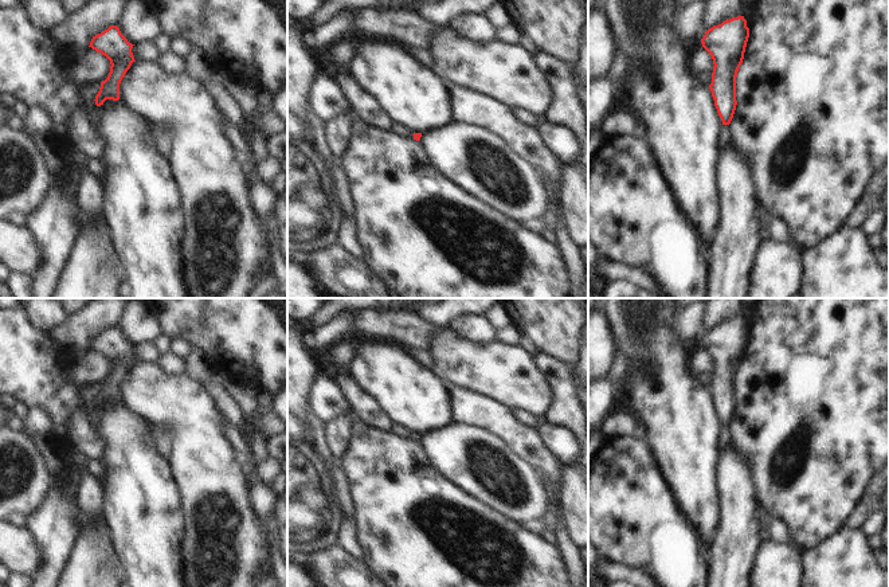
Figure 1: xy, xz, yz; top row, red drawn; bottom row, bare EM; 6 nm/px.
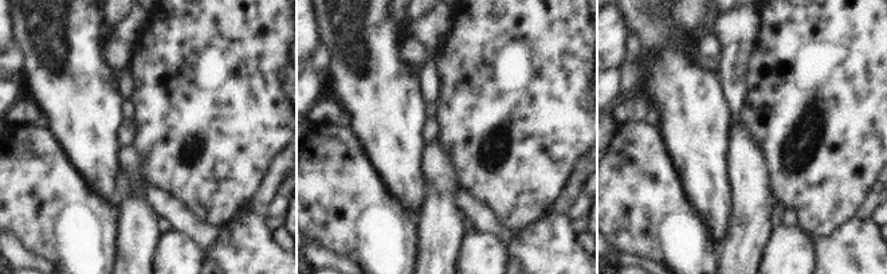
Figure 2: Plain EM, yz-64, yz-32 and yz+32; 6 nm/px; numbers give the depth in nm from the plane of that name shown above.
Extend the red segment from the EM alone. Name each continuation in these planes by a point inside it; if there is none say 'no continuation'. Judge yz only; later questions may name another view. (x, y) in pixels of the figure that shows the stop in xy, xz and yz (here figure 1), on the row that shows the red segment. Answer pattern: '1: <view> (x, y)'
1: yz (725, 136)

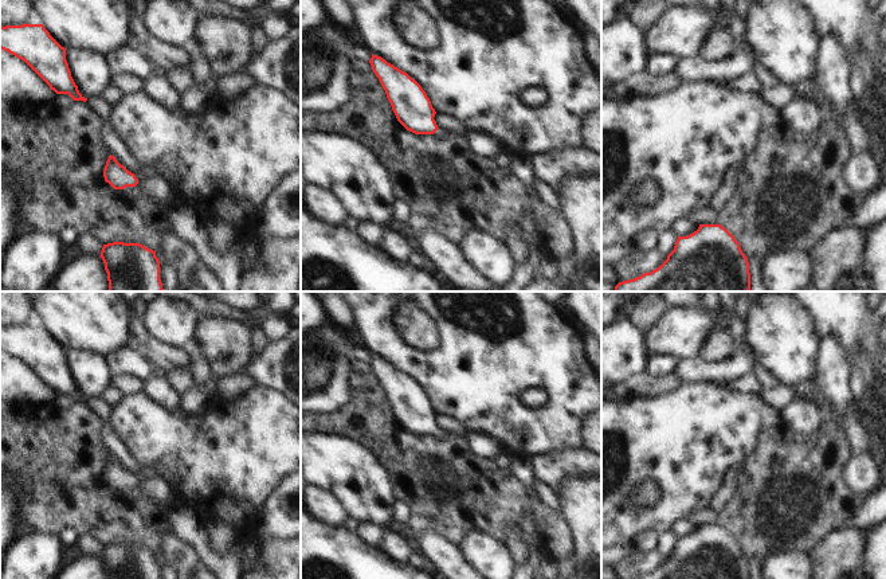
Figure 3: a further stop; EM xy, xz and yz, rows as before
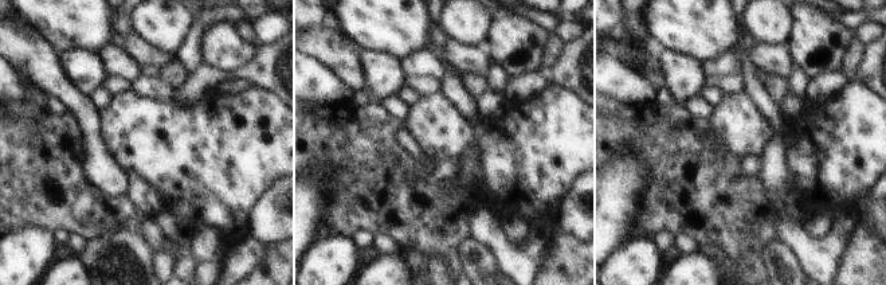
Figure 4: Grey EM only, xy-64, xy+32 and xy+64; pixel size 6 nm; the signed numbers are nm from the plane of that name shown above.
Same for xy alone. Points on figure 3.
1: xy (144, 172)

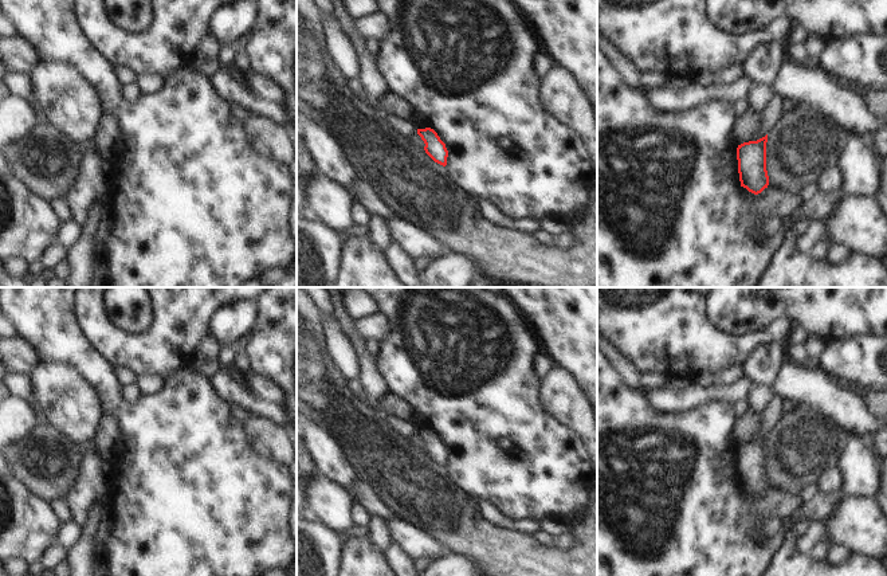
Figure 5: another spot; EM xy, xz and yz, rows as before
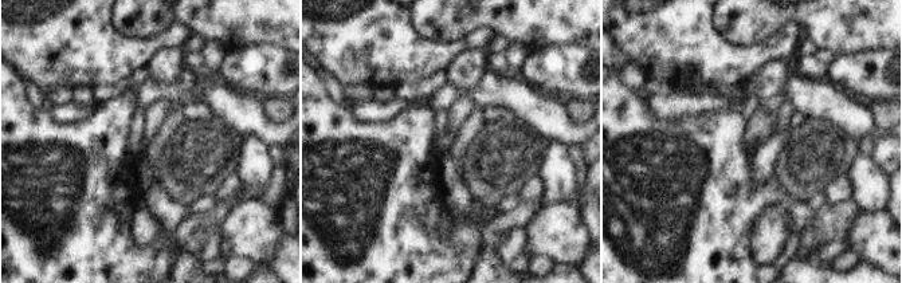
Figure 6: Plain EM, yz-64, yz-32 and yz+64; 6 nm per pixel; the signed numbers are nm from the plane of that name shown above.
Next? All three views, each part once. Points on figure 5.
no continuation

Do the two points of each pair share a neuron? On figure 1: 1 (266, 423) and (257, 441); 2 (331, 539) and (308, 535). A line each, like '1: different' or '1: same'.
1: different
2: same

